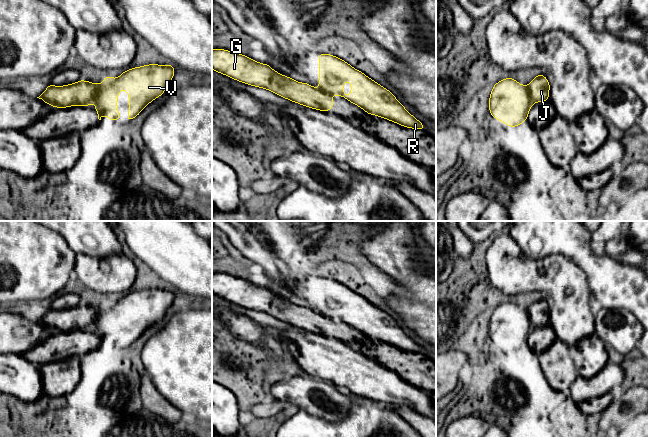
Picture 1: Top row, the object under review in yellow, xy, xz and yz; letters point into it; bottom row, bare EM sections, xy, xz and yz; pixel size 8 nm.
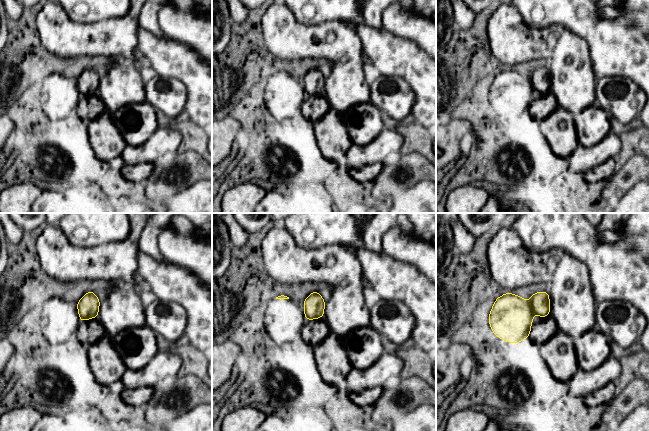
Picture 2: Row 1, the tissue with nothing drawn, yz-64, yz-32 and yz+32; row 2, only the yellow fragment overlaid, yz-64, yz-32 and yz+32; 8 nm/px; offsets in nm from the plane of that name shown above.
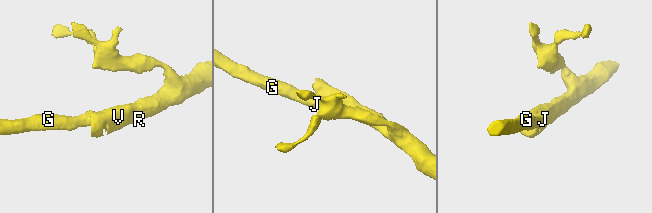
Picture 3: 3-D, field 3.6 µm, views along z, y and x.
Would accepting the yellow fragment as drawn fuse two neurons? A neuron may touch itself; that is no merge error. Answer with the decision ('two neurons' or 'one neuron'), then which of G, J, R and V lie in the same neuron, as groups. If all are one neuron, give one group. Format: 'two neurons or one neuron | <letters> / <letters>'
two neurons | G J / R V

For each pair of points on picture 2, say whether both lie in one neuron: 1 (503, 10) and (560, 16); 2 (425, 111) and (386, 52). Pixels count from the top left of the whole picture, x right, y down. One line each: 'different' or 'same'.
1: different
2: same

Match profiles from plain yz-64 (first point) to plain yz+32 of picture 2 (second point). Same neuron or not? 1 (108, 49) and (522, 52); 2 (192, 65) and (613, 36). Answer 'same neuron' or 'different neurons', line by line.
1: same neuron
2: same neuron

